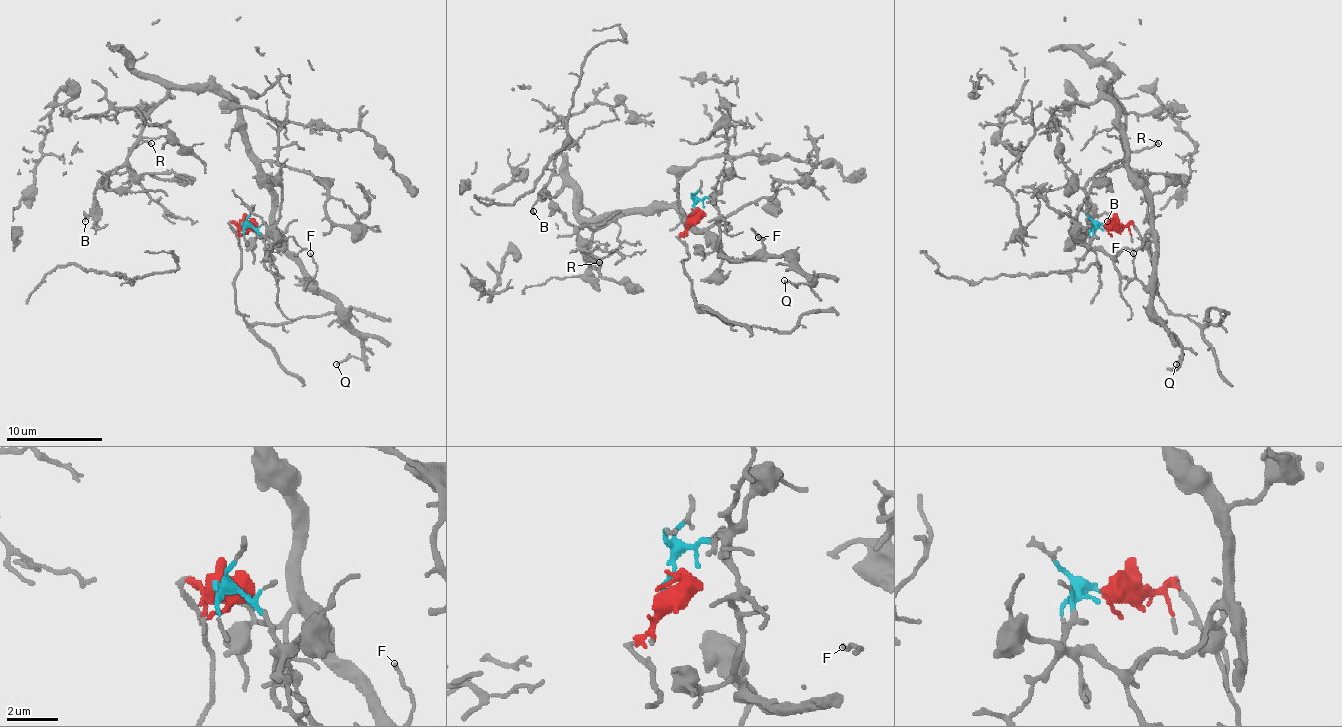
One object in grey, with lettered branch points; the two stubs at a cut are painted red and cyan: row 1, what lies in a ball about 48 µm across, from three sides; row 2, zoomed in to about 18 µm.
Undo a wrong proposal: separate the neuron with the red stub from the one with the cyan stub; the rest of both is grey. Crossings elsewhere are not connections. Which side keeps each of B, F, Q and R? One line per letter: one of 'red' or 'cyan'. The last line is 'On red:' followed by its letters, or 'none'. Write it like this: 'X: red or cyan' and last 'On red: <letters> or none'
B: cyan
F: cyan
Q: cyan
R: cyan
On red: none

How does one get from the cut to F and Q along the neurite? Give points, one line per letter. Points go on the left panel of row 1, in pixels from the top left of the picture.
F: (245, 225), (261, 237), (271, 256), (269, 237), (273, 232), (309, 285), (316, 275), (309, 253)
Q: (245, 225), (271, 256), (273, 232), (302, 273), (338, 304), (338, 316), (362, 342), (360, 359), (336, 364)

